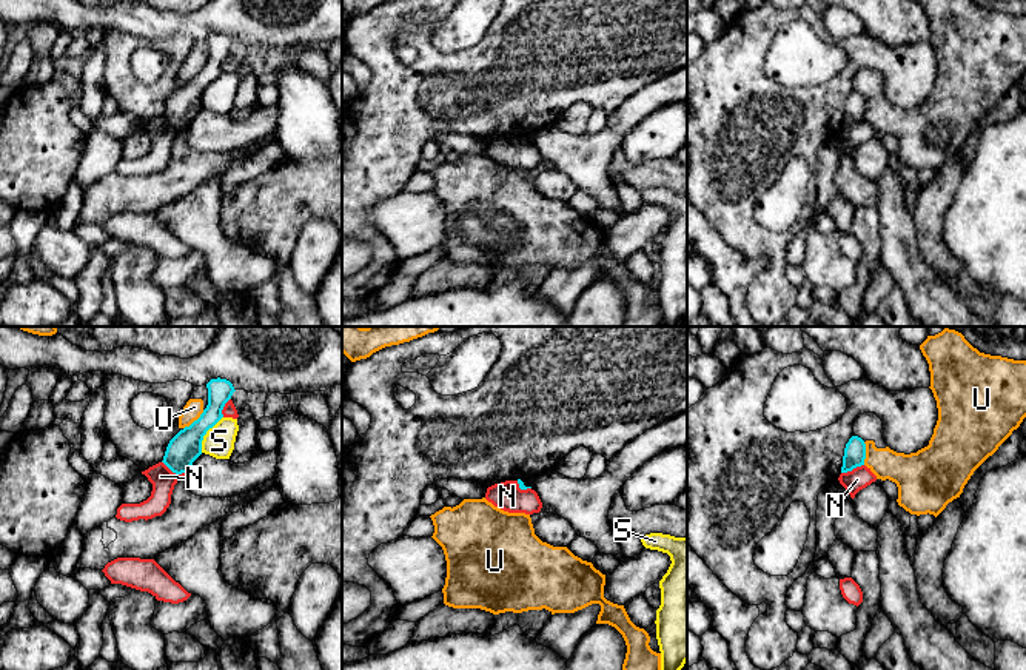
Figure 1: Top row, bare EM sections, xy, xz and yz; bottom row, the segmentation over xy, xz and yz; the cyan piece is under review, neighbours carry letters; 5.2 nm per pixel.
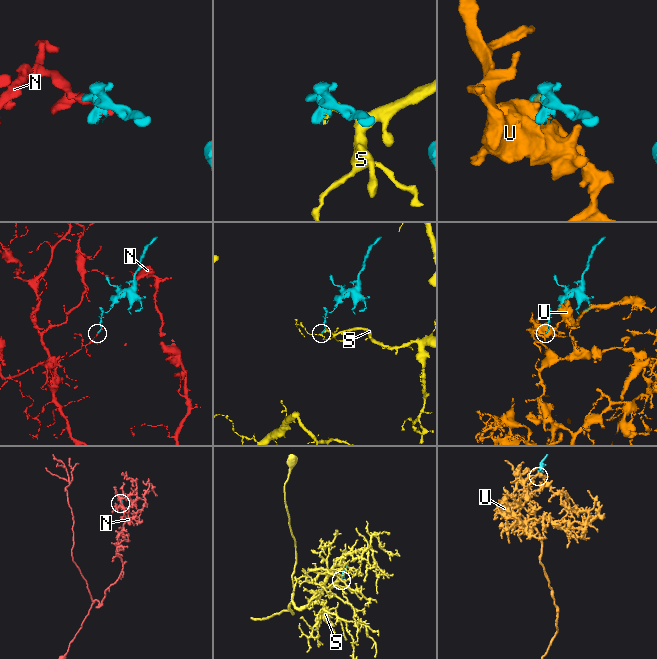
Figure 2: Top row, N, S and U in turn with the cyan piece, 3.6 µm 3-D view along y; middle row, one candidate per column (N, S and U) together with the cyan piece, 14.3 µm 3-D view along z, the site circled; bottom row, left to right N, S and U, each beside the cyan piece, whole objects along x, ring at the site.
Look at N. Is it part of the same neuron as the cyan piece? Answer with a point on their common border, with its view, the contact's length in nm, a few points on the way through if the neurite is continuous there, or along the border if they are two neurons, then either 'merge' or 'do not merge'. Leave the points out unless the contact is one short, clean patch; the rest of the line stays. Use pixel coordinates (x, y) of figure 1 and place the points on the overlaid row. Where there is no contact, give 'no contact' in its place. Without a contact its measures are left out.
xy (174, 472) | 150 nm | do not merge

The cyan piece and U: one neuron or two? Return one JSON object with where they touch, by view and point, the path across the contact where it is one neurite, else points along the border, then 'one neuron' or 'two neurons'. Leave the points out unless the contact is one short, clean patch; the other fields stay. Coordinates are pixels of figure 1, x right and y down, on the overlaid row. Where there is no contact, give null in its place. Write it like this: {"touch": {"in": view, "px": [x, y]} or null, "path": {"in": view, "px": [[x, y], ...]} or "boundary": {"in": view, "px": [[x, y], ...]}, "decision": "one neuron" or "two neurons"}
{"touch": {"in": "xy", "px": [194, 421]}, "boundary": {"in": "xy", "px": [[204, 410], [184, 428]]}, "decision": "two neurons"}

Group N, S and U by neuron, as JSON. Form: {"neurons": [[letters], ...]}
{"neurons": [["N"], ["S"], ["U"]]}

